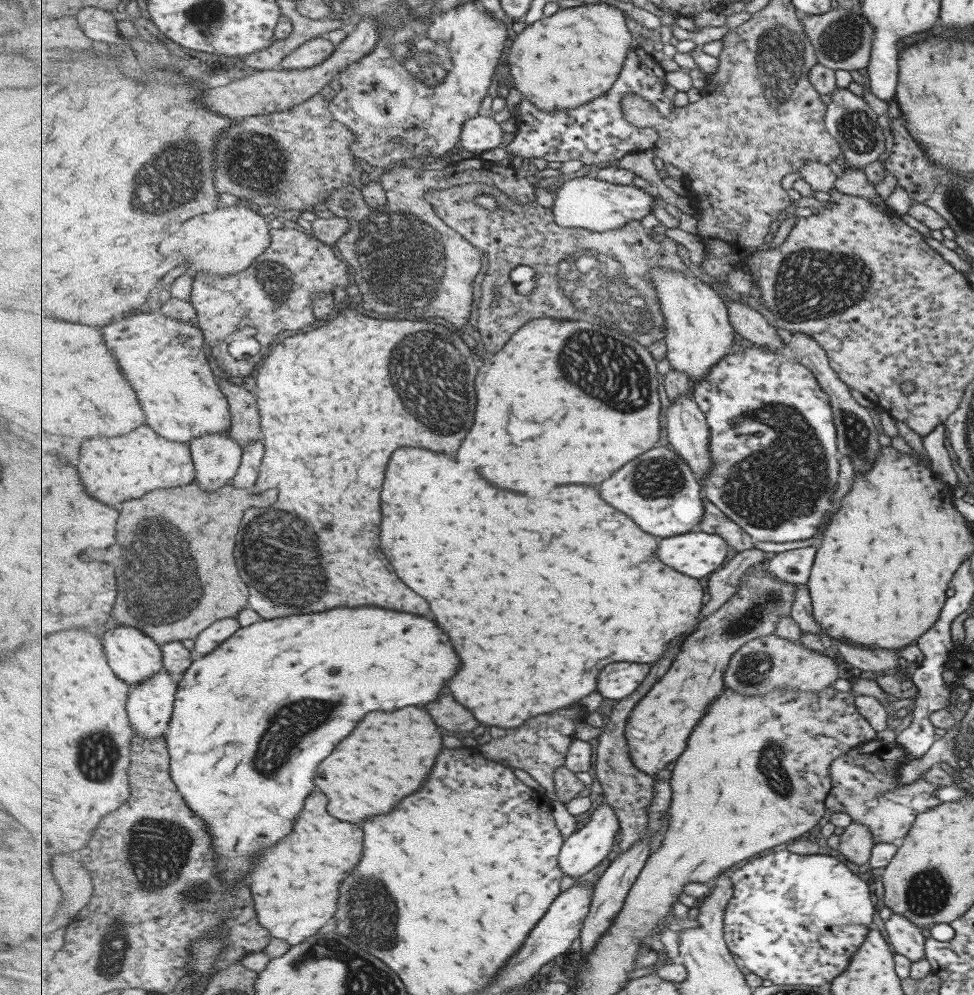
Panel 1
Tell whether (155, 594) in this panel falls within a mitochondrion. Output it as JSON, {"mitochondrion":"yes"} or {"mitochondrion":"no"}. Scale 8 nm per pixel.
{"mitochondrion":"yes"}

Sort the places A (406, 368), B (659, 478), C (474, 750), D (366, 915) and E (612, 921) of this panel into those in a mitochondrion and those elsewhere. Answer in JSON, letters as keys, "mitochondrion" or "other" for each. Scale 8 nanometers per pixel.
{"A":"mitochondrion","B":"mitochondrion","C":"other","D":"mitochondrion","E":"other"}

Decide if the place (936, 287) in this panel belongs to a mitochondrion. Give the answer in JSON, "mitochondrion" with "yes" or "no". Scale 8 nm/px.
{"mitochondrion":"no"}

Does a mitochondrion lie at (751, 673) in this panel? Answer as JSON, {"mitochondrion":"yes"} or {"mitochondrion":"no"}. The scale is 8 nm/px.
{"mitochondrion":"yes"}

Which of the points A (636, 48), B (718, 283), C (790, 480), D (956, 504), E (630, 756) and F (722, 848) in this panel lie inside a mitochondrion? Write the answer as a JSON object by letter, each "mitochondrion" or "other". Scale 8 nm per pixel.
{"A":"other","B":"other","C":"mitochondrion","D":"other","E":"other","F":"other"}

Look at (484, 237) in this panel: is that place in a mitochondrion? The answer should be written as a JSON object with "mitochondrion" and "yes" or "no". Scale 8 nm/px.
{"mitochondrion":"no"}

